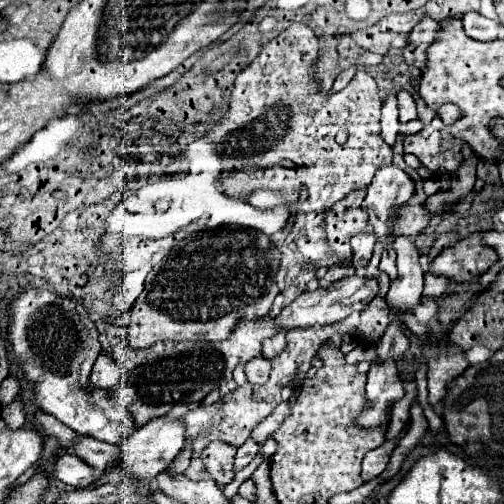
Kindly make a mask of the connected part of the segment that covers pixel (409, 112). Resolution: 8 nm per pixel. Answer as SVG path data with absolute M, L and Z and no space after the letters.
M398 91L396 99L398 99L398 111L400 111L398 121L400 123L408 123L408 121L416 119L416 103L414 103L414 97L408 91Z

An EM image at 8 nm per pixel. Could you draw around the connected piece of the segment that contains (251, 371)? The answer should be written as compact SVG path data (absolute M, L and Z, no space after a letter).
M260 355L260 357L254 357L252 361L248 361L244 371L246 371L246 377L250 383L264 383L270 377L270 367L272 367L270 359Z

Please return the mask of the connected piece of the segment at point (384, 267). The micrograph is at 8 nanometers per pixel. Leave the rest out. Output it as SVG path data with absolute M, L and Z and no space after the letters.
M388 245L382 253L380 259L380 271L386 271L390 275L390 279L396 279L396 253L392 253L392 245Z

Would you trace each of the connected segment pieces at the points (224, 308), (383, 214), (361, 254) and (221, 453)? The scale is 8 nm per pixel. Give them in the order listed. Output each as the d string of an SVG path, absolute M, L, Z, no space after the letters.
M220 225L216 229L190 233L180 241L146 277L146 287L134 303L128 339L134 349L146 349L156 341L224 341L232 327L242 321L256 321L268 315L274 297L280 293L274 277L280 267L280 251L272 239L258 229L244 225Z
M386 165L380 167L372 179L372 183L366 189L366 199L362 203L362 209L370 215L370 225L374 227L374 231L378 233L378 239L384 239L390 235L392 231L392 221L396 219L396 211L412 197L414 193L414 181L396 165Z
M360 233L356 237L352 237L352 267L358 269L358 267L366 267L370 257L372 257L372 249L374 249L374 243L376 243L376 237L372 233Z
M214 441L210 443L204 453L202 453L202 461L208 469L208 473L212 475L212 479L224 487L228 485L232 479L234 479L234 473L232 473L232 461L234 461L234 455L236 455L236 449L222 443L222 441Z

